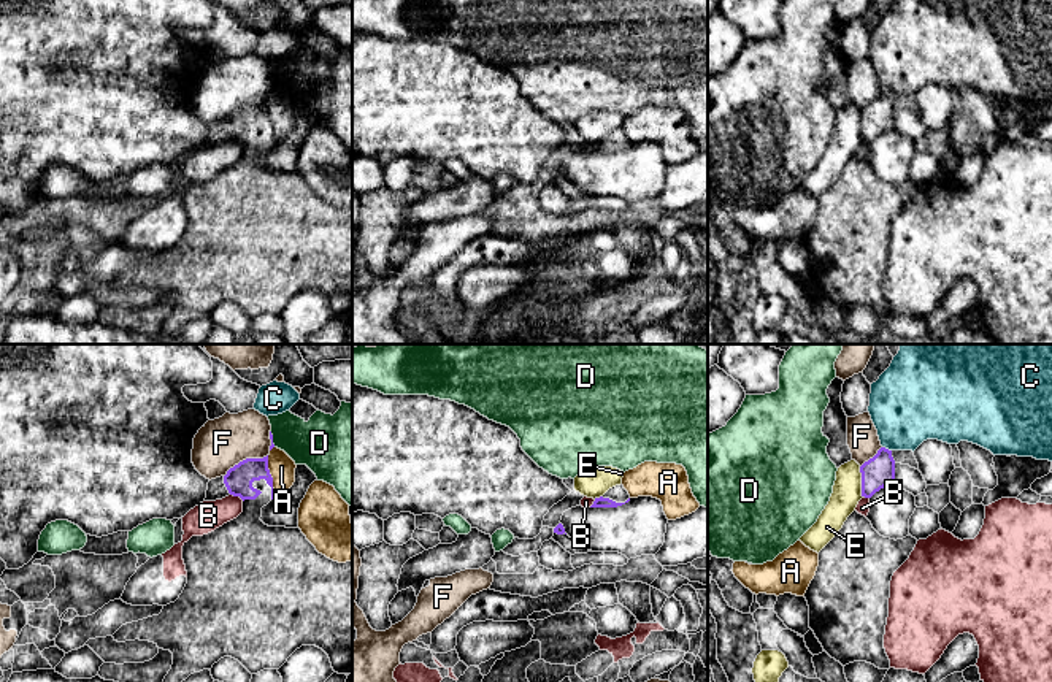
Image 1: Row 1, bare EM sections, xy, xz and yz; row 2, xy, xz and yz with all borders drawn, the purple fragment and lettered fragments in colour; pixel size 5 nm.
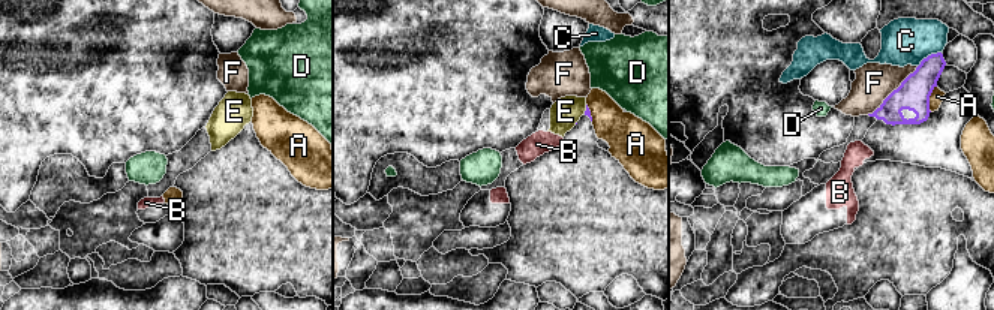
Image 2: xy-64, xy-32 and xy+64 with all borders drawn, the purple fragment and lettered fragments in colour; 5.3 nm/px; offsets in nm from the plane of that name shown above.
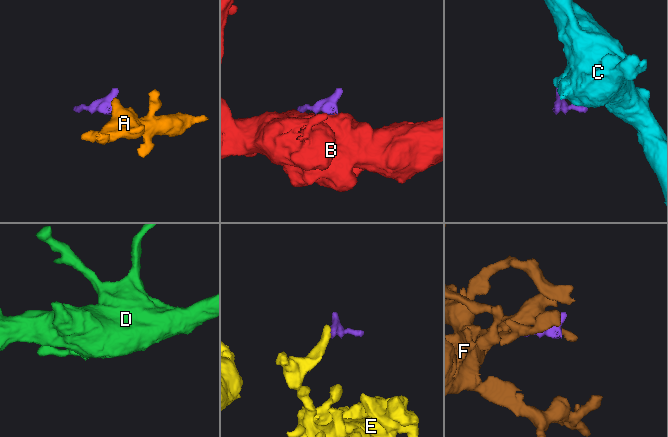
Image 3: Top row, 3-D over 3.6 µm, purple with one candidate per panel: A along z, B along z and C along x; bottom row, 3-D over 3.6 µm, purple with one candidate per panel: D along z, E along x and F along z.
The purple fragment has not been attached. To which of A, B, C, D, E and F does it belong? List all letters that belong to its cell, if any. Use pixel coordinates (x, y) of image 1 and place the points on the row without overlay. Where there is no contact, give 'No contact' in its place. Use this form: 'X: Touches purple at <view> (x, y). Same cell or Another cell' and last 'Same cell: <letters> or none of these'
A: Touches purple at xy (270, 119). Another cell
B: Touches purple at xy (237, 140). Another cell
C: Touches purple at yz (887, 94). Another cell
D: Touches purple at xy (272, 83). Another cell
E: Touches purple at yz (862, 127). Another cell
F: Touches purple at xy (246, 103). Another cell
Same cell: none of these

